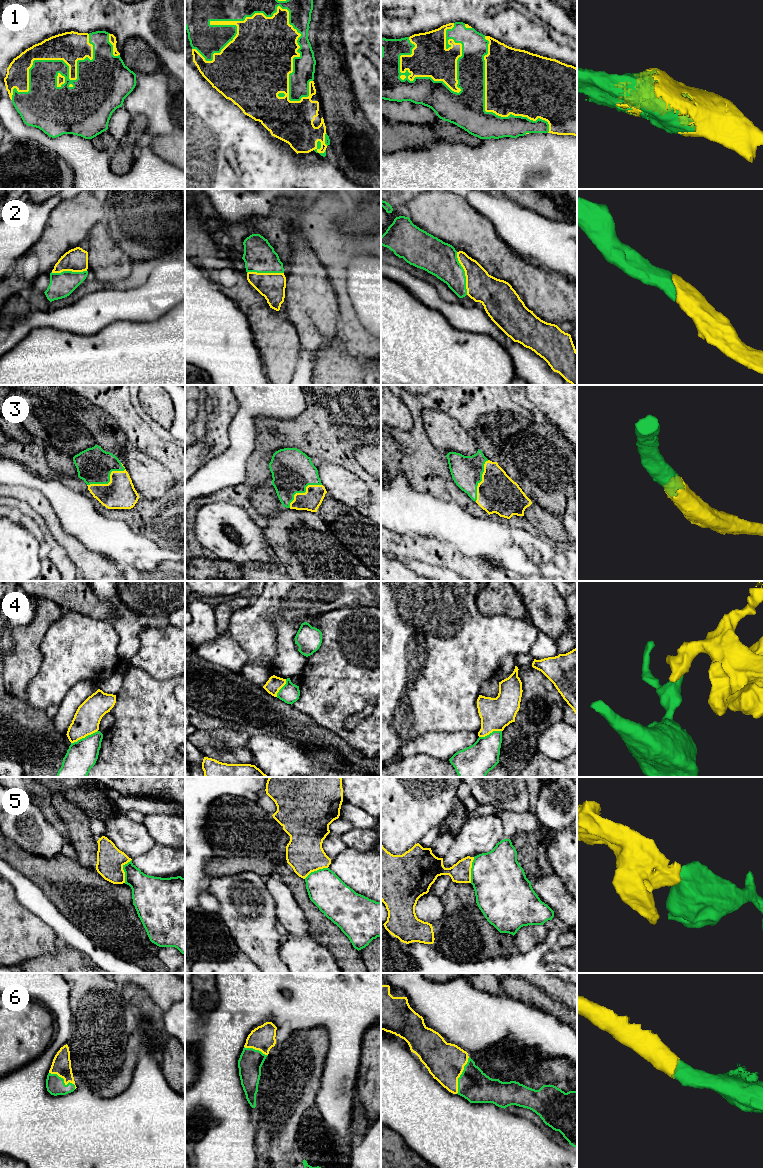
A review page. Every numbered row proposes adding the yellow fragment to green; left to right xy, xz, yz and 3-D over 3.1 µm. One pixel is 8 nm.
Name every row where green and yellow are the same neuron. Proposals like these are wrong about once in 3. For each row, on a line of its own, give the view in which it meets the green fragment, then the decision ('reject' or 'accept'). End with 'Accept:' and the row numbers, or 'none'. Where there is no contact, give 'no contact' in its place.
1: meets green in xz; accept
2: meets green in yz; accept
3: meets green in xy; accept
4: meets green in xy; reject
5: meets green in xy; reject
6: meets green in yz; accept
Accept: 1, 2, 3, 6

